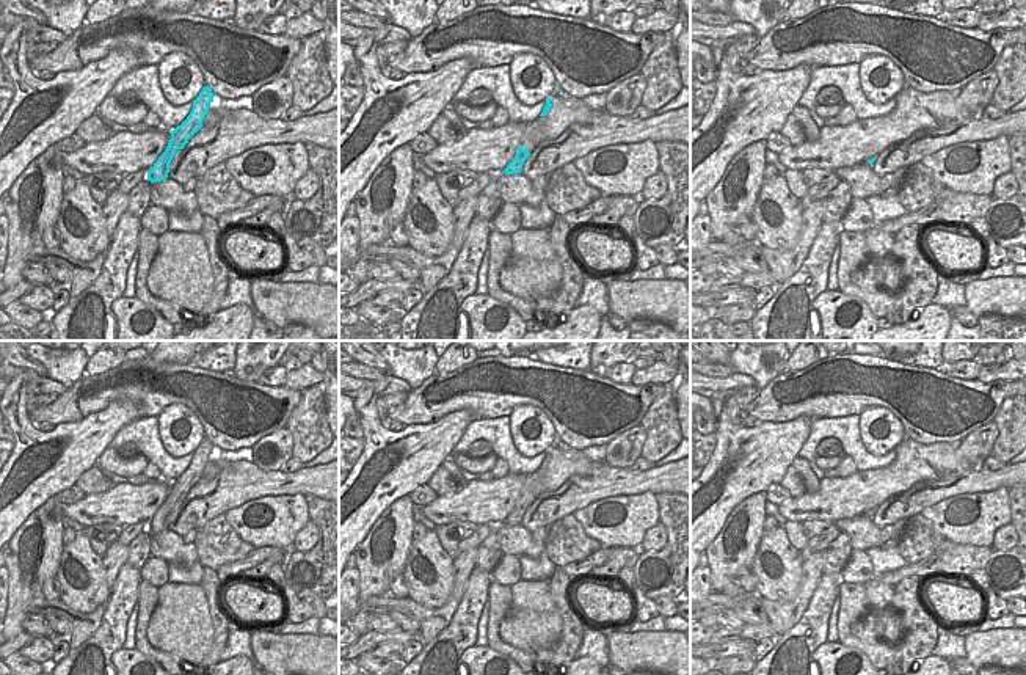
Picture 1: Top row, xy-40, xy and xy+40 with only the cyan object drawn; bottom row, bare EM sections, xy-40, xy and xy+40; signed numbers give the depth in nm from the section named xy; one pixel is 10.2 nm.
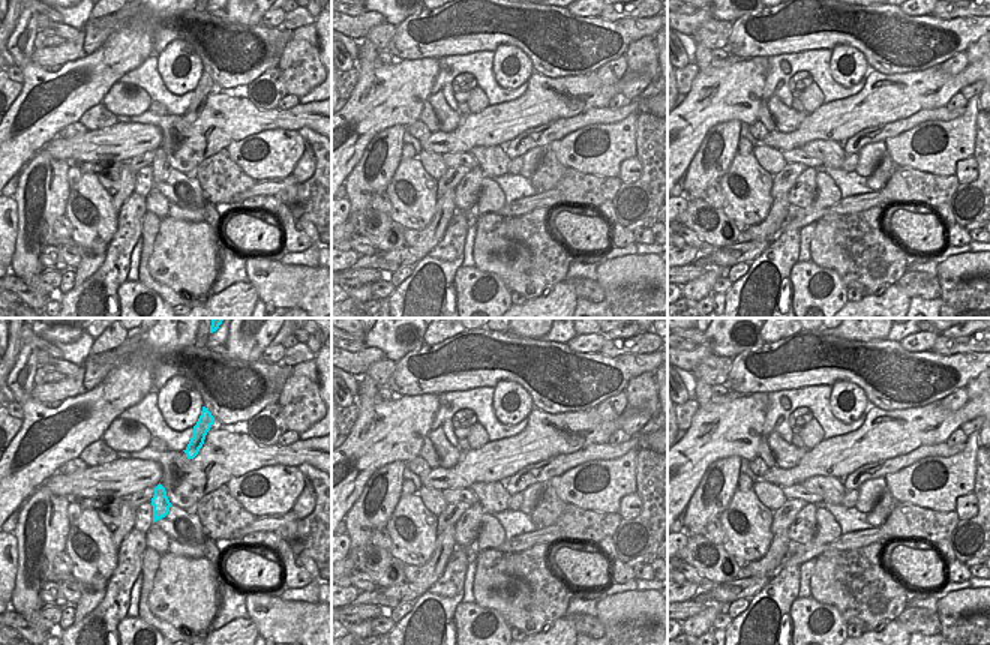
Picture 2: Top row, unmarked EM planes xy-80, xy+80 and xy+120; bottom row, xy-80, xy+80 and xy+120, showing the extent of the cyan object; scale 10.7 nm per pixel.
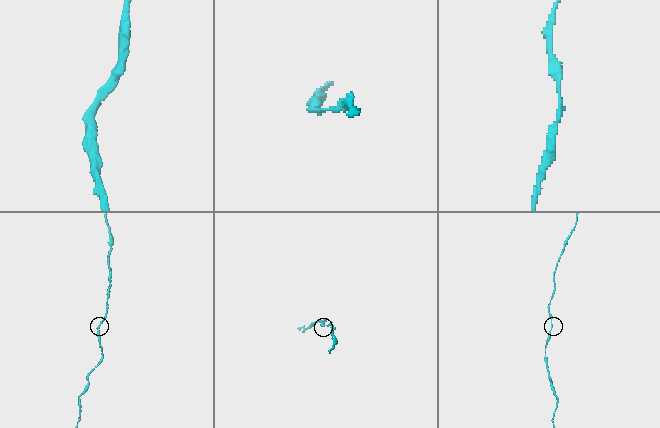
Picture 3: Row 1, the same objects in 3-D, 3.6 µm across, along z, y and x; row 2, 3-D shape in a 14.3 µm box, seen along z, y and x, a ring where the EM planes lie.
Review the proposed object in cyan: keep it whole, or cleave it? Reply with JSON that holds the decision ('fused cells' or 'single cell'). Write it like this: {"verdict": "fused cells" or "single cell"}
{"verdict": "single cell"}

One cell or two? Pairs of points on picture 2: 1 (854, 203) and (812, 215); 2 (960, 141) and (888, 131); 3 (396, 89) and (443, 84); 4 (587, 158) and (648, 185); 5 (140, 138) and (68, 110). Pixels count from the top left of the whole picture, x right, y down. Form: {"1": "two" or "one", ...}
{"1": "one", "2": "two", "3": "two", "4": "two", "5": "two"}

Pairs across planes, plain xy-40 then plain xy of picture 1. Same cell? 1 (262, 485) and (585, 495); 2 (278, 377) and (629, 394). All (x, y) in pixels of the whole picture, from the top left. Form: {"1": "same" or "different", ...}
{"1": "same", "2": "different"}

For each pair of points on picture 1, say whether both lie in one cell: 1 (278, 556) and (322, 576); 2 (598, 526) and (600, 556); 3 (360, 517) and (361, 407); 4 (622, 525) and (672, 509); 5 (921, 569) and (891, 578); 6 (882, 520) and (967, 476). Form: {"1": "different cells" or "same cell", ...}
{"1": "different cells", "2": "different cells", "3": "same cell", "4": "different cells", "5": "same cell", "6": "same cell"}

